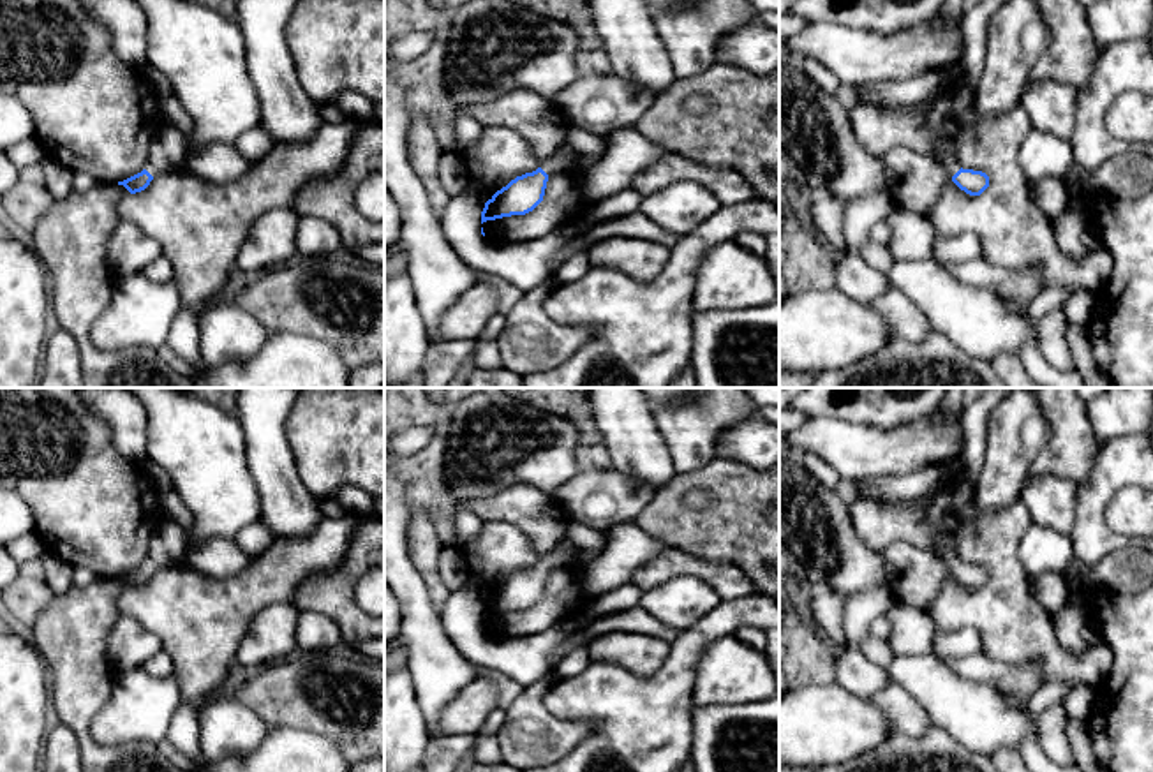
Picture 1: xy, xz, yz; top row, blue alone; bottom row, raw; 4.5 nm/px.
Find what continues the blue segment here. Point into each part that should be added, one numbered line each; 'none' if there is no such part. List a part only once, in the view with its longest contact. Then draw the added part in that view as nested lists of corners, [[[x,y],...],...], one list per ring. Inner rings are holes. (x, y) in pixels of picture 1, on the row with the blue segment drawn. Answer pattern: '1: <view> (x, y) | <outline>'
1: xy (168, 150) | [[[164,122],[150,145],[150,160],[145,169],[153,178],[166,171],[182,169],[187,148],[187,134],[176,125]]]

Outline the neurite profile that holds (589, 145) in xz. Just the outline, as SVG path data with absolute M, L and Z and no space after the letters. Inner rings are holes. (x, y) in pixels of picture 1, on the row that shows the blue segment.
M568 125L566 143L573 148L573 152L591 160L598 160L606 148L606 137L587 132L575 125Z

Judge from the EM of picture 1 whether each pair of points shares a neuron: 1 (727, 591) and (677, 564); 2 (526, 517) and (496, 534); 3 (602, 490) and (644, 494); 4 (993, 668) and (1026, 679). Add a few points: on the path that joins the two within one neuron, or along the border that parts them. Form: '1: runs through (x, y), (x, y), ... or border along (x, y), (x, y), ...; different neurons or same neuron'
1: runs through (714, 578), (704, 568), (690, 564); same neuron
2: border along (483, 520), (505, 520), (515, 526), (538, 556); different neurons
3: runs through (612, 494), (633, 494); same neuron
4: runs through (1002, 675), (1018, 679); same neuron

